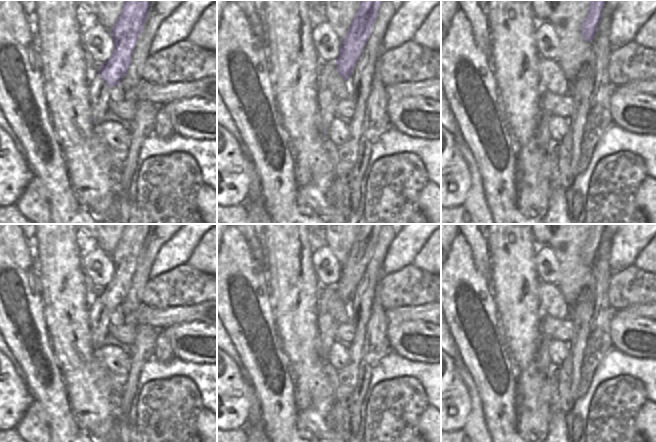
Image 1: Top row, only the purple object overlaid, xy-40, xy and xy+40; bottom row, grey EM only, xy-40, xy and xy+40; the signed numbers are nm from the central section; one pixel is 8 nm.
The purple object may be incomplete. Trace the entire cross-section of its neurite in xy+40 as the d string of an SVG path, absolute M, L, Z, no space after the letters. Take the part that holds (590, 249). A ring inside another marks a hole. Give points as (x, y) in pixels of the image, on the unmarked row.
M590 224L588 239L582 247L582 259L587 266L592 266L596 259L605 227L606 224Z

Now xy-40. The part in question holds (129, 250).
M126 224L120 241L110 255L114 263L114 275L110 283L101 289L100 295L98 296L100 301L106 305L110 312L119 310L120 305L128 297L136 267L144 253L150 235L151 225L152 224Z

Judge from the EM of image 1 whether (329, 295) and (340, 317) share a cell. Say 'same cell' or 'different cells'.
same cell

